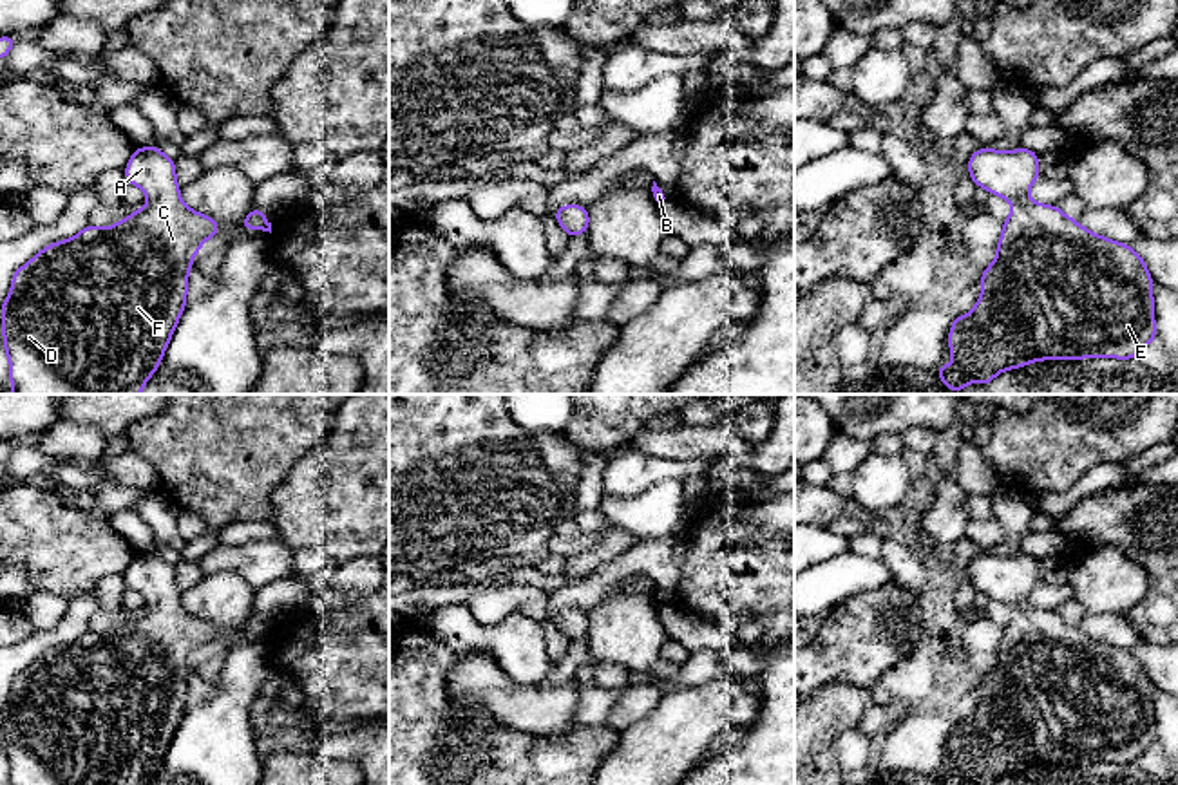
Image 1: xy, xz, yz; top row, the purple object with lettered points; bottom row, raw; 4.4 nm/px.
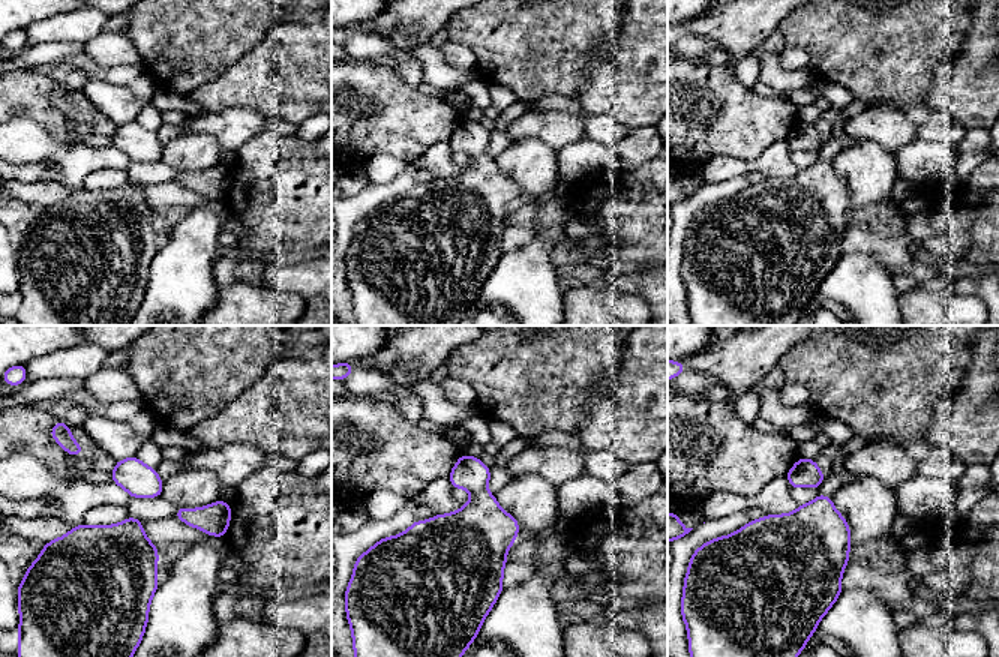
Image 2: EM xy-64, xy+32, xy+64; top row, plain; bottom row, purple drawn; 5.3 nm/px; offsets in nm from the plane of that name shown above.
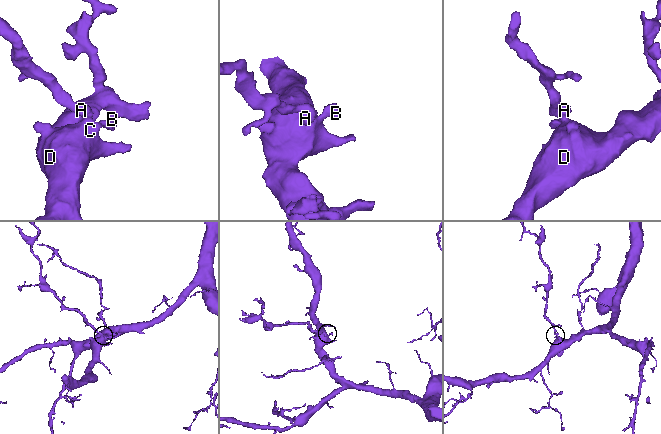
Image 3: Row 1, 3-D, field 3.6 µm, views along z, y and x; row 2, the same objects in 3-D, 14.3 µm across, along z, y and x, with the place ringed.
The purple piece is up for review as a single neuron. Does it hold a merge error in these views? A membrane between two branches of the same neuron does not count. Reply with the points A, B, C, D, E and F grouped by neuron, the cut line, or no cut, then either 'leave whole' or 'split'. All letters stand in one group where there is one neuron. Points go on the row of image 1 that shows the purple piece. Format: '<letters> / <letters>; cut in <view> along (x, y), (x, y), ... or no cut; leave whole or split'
A B C D E F; no cut; leave whole

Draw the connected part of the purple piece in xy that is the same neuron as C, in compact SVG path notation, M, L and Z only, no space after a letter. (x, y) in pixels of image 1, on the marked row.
M156 145L136 148L125 166L127 183L145 190L147 208L134 210L127 219L109 226L96 228L85 226L72 239L47 244L38 255L13 273L9 297L2 302L2 331L4 349L9 356L9 378L13 394L139 394L147 380L161 365L165 349L174 335L177 320L186 306L188 270L192 268L194 255L201 244L212 239L219 230L219 222L199 212L190 210L181 199L181 186L176 181L176 161L166 157Z

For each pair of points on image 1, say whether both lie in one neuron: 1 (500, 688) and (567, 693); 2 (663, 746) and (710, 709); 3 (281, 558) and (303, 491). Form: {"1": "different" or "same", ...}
{"1": "same", "2": "same", "3": "different"}

